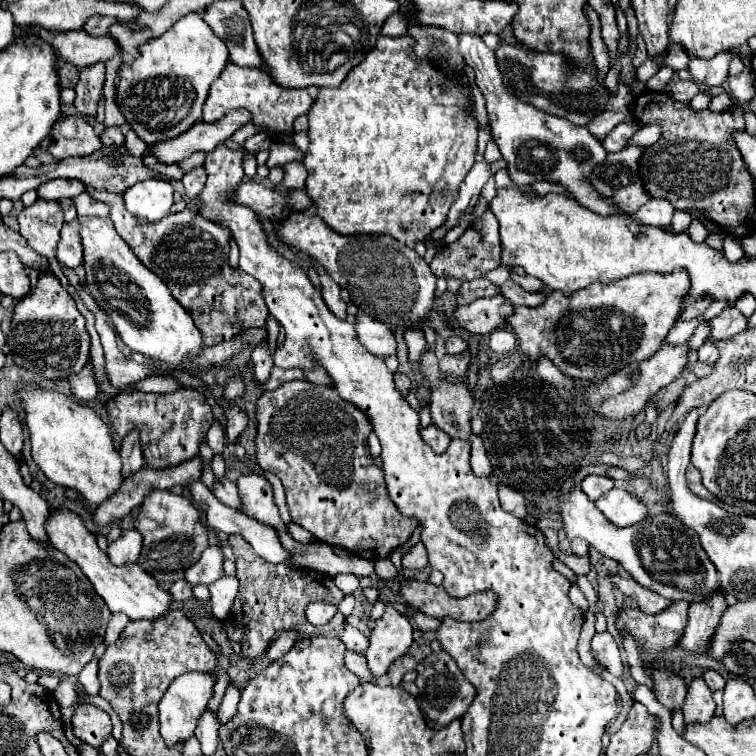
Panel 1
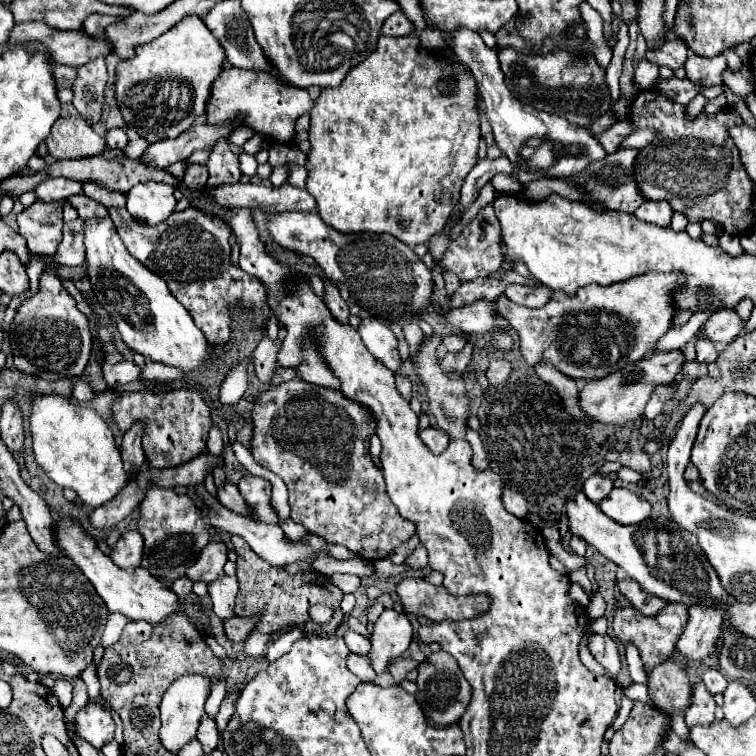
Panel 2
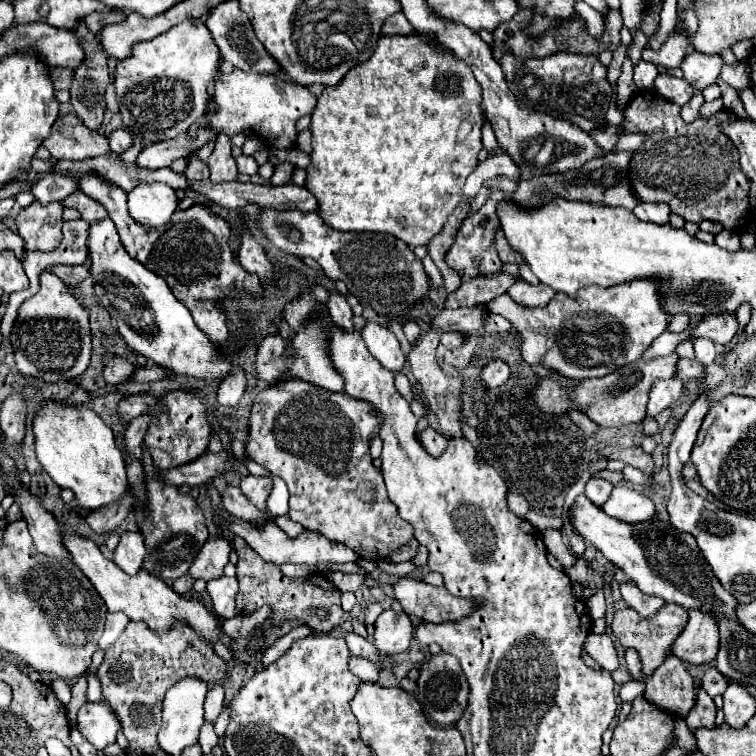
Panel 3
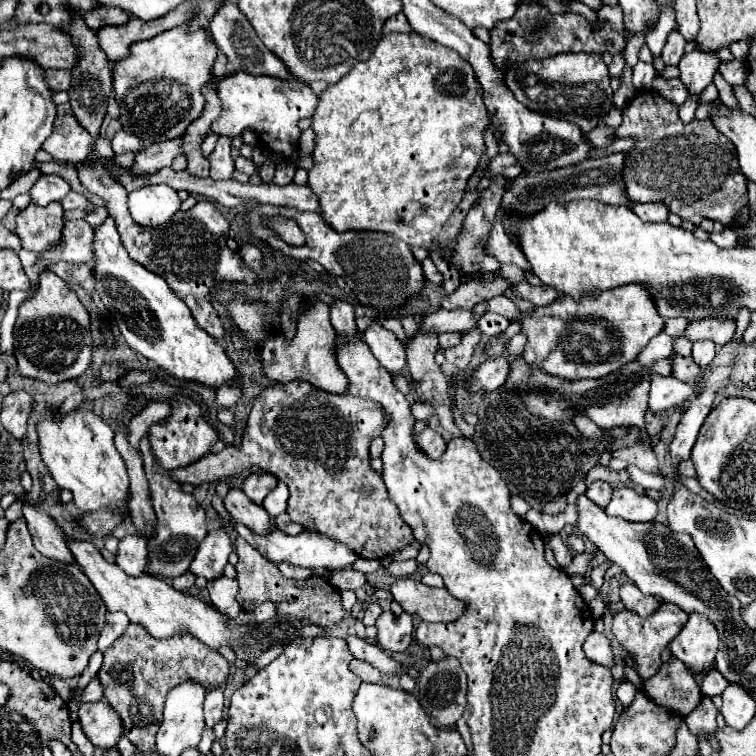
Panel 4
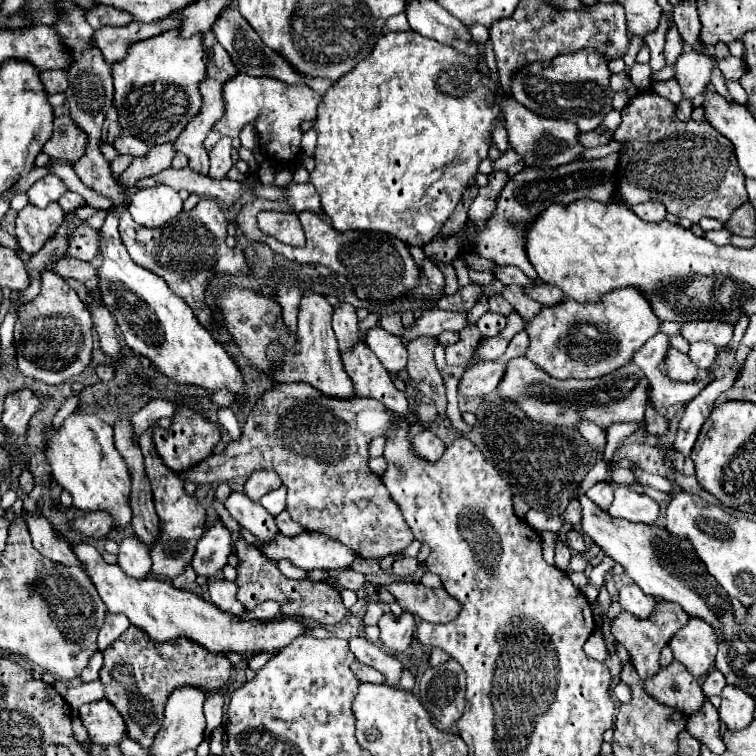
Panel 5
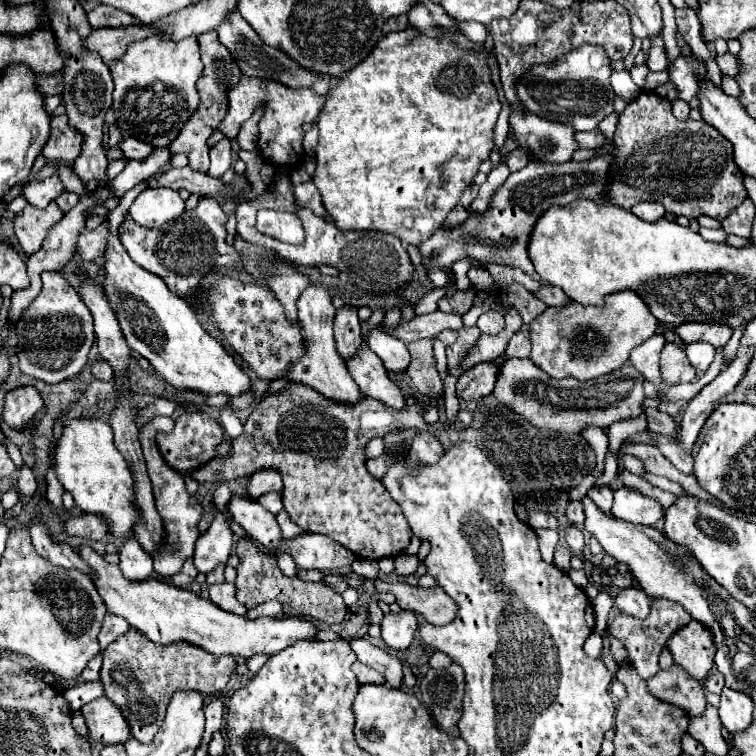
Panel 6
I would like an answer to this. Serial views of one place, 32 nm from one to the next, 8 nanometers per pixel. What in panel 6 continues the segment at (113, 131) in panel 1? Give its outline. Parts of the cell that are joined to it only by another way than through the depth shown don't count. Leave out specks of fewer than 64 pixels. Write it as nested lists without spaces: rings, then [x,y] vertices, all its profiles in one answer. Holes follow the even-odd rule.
[[[132,136],[128,138],[122,138],[118,148],[124,152],[126,158],[146,158],[150,152],[152,152],[152,146],[150,144],[144,144]]]

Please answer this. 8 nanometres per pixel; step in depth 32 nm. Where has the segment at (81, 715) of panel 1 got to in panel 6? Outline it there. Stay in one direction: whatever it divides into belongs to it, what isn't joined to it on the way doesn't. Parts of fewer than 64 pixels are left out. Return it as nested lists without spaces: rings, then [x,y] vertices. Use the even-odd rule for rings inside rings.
[[[106,696],[84,704],[80,712],[86,720],[92,740],[108,746],[108,744],[122,744],[124,740],[130,738],[124,716]]]

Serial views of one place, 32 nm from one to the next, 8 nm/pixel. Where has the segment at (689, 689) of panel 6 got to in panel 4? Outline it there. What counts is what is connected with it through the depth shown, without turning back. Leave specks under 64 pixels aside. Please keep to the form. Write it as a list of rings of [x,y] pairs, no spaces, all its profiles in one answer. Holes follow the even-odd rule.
[[[676,656],[664,662],[660,670],[644,682],[644,692],[650,700],[656,700],[656,704],[680,714],[682,718],[696,706],[696,702],[700,702],[700,686],[686,664]]]

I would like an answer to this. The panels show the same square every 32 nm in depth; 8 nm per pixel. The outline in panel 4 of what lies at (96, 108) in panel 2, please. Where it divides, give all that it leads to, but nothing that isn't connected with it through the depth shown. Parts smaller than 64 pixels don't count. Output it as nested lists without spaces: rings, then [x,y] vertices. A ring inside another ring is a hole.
[[[76,16],[76,20],[68,26],[62,28],[64,32],[72,34],[78,50],[80,50],[80,62],[76,64],[76,68],[72,68],[72,86],[68,90],[70,96],[70,106],[74,110],[74,116],[80,120],[80,124],[92,134],[98,136],[98,130],[102,126],[102,120],[106,116],[106,106],[108,106],[108,94],[110,94],[110,86],[112,86],[112,72],[106,60],[106,54],[102,52],[100,44],[98,44],[98,36],[86,26],[86,22],[82,20],[82,16]]]

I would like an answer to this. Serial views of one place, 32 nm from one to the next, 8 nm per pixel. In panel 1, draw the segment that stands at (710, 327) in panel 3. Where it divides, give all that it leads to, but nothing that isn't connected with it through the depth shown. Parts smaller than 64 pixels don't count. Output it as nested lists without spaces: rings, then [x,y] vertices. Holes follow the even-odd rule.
[[[726,308],[720,316],[710,320],[714,338],[728,338],[748,326],[748,318],[738,308]]]

